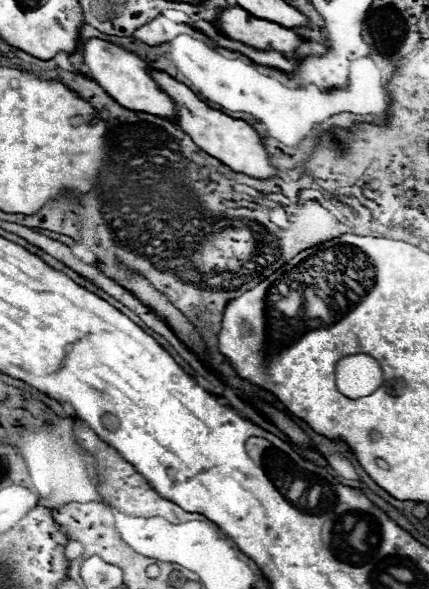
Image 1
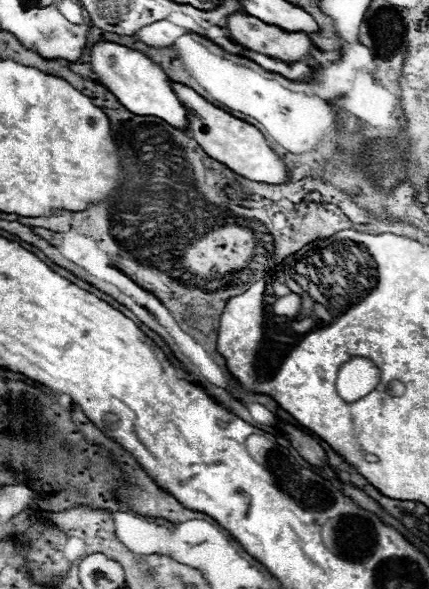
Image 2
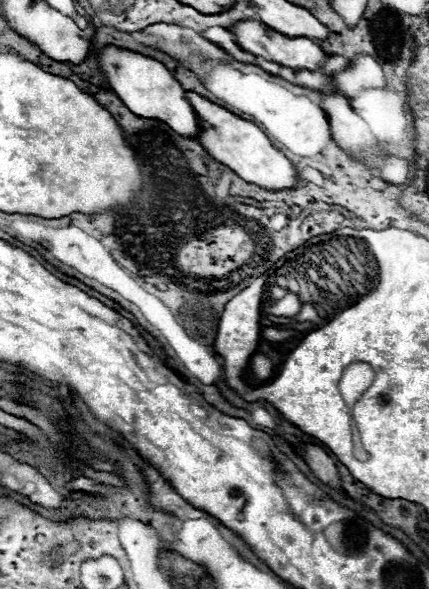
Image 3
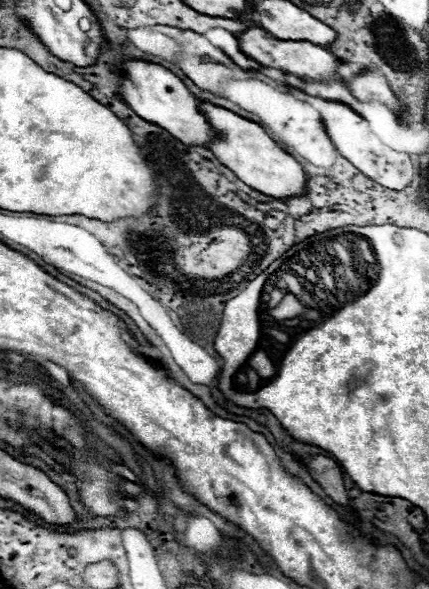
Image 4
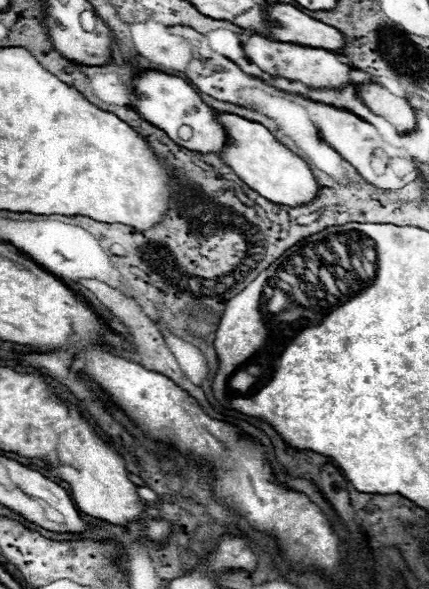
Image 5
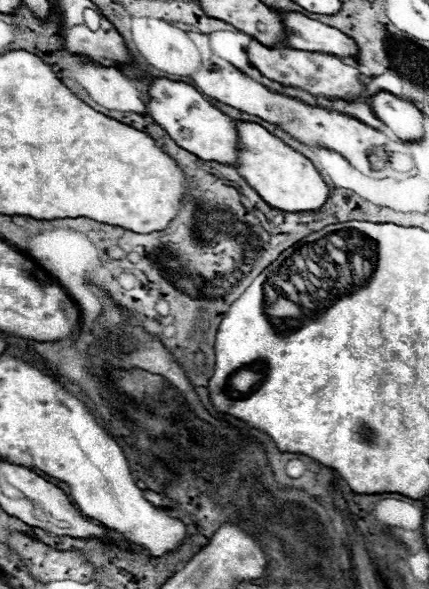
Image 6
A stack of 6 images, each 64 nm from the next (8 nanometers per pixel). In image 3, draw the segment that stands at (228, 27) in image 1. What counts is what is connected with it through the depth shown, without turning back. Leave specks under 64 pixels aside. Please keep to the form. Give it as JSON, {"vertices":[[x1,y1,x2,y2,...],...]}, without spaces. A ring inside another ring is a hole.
{"vertices":[[246,20,246,22,240,22,238,26,232,28,234,36,236,36,236,42,242,50,258,56,258,58,264,58,268,62,276,62,280,66,286,66,290,70,308,70,308,72,316,72,318,68,322,68,322,64,326,62,326,52,316,44,312,42,310,38,286,38,274,30,270,30,268,26,264,24,258,24,254,20]]}

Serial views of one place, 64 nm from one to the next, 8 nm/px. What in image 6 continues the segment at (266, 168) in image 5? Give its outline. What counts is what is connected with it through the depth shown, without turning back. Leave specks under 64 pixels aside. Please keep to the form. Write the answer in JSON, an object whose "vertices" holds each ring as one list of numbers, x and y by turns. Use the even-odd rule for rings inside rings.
{"vertices":[[238,122,238,138,240,166,236,170,262,196,268,206,284,212,312,212,320,210,326,204,330,188,308,158,284,144,280,138,272,136,260,124]]}

